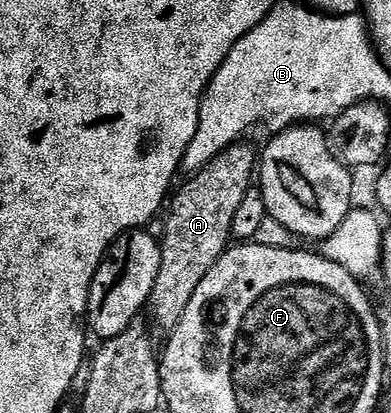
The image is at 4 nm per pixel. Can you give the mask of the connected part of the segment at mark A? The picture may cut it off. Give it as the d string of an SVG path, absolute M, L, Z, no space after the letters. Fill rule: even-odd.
M245 142L228 146L211 164L190 175L181 188L172 195L167 220L161 235L161 267L155 280L148 305L153 306L153 322L165 332L179 324L195 288L203 284L203 276L224 256L232 241L232 221L236 209L247 192L252 189L251 178L257 168L257 152Z

